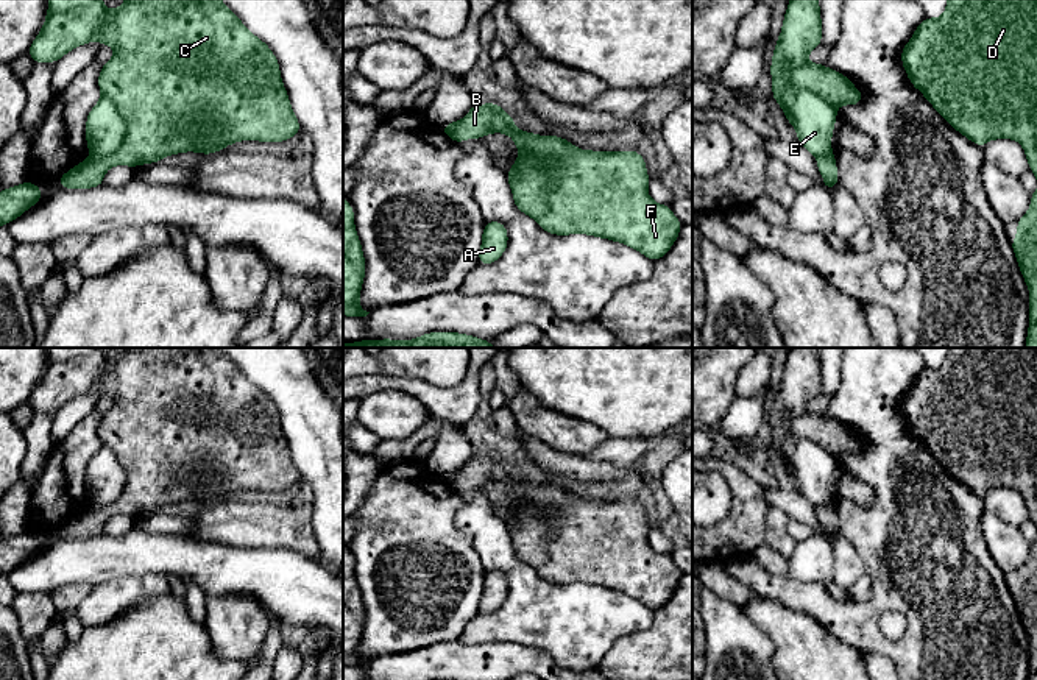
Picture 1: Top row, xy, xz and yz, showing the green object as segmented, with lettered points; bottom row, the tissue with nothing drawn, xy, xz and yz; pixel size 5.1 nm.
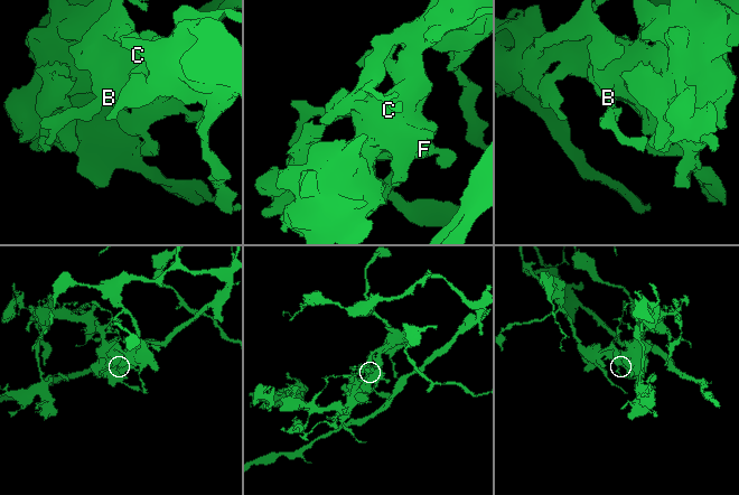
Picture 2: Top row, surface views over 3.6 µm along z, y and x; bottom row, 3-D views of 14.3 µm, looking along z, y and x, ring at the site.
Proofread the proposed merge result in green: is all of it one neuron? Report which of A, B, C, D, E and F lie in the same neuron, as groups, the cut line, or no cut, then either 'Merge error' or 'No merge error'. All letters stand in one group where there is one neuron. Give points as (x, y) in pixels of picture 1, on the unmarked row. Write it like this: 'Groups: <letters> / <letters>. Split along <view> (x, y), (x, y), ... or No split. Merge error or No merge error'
Groups: A B C D F / E. Split along yz (778, 446), (783, 435), (791, 431), (814, 442), (833, 457). Merge error

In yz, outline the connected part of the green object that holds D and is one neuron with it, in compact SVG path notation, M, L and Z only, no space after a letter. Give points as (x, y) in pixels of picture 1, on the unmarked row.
M947 348L947 359L939 368L925 367L914 379L911 390L901 399L901 413L911 434L918 438L933 457L978 496L993 488L1014 488L1021 493L1029 519L1037 527L1037 348Z

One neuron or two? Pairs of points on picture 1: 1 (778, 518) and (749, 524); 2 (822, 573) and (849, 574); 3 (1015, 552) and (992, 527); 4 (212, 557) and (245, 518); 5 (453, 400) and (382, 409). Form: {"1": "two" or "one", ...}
{"1": "two", "2": "two", "3": "one", "4": "two", "5": "two"}

